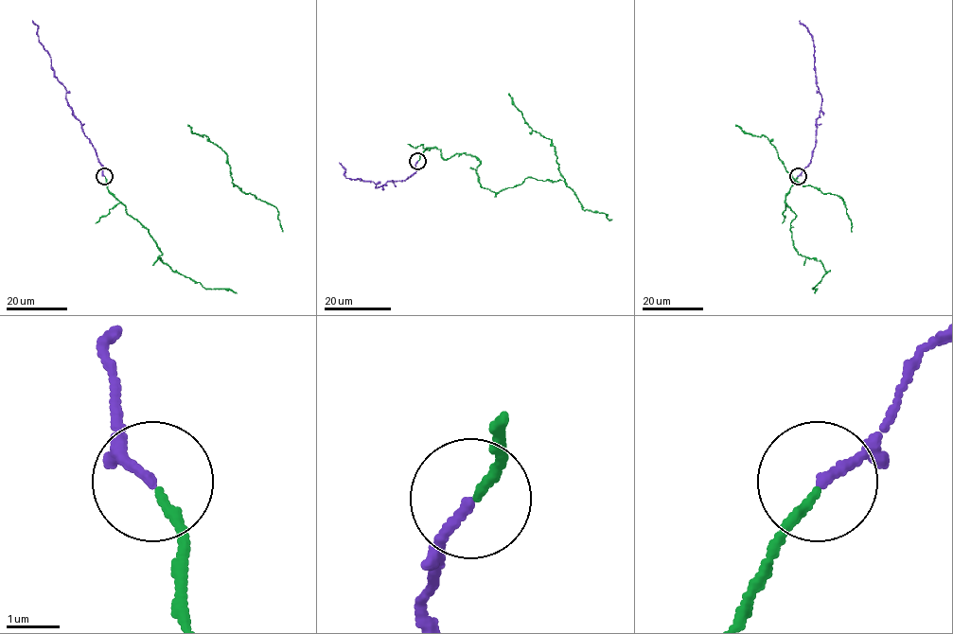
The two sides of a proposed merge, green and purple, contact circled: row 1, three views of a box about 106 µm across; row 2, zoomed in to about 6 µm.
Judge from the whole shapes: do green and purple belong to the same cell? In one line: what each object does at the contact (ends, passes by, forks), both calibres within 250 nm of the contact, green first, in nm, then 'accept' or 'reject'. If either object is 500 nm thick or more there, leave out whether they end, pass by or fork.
green ends there; purple ends there; 160 nm thick on the green side, 180 nm on the other; accept

